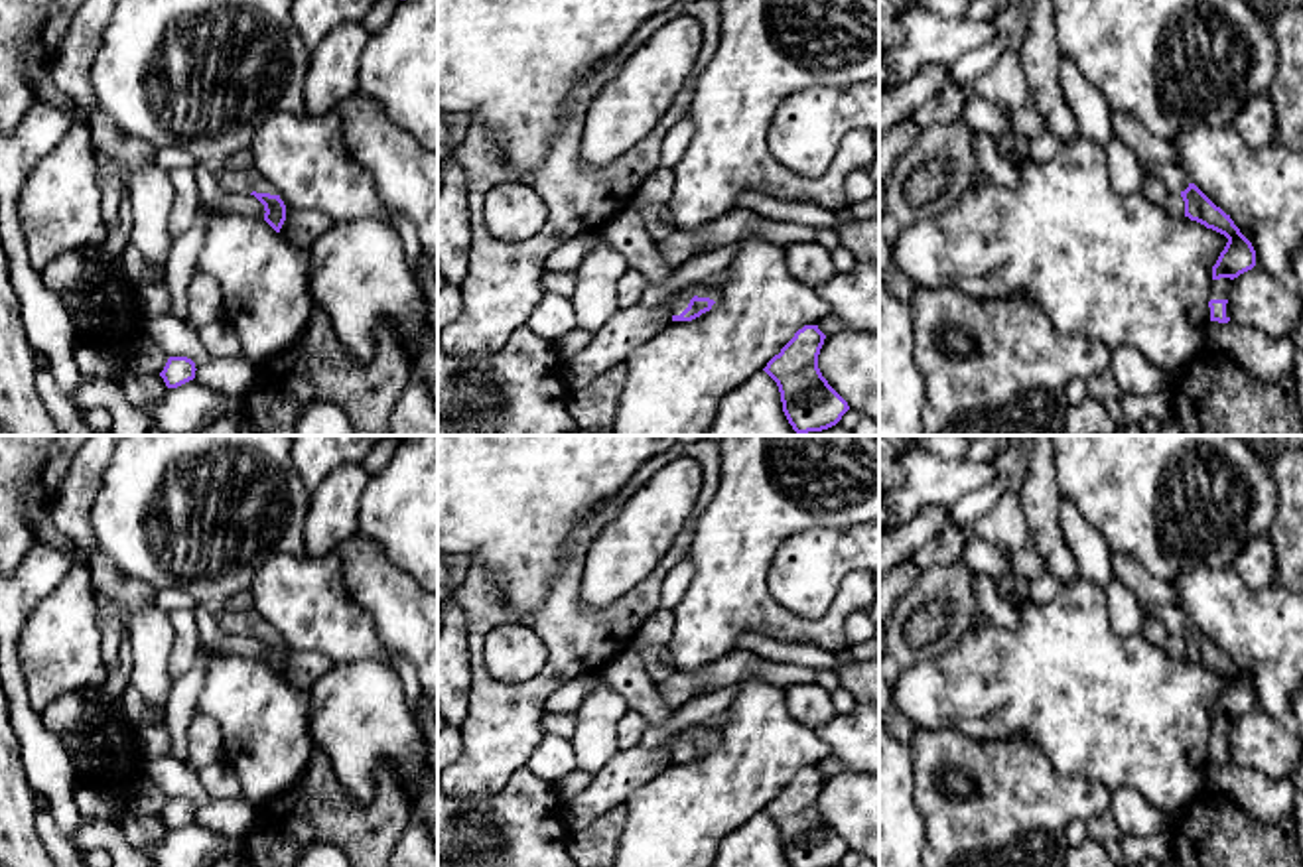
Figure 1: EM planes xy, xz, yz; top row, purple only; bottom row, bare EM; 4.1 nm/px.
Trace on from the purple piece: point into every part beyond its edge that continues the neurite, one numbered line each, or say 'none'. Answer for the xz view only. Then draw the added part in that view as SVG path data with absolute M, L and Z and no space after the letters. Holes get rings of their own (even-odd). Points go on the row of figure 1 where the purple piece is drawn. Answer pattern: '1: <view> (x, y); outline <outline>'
1: xz (681, 298); outline M692 284L692 286L676 292L672 296L668 296L668 298L674 300L672 315L680 315L688 307L688 303L690 303L690 300L694 296L710 298L710 300L716 301L718 300L718 290L712 290L712 288L704 286L704 284Z

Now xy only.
1: xy (231, 180); outline M221 166L215 169L215 177L219 185L227 193L270 193L276 195L272 183L258 175L252 167L248 169L229 169L227 166Z

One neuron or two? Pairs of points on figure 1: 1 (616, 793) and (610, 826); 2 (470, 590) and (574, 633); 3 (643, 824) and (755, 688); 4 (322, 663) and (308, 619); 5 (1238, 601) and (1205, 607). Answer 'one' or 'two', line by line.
1: two
2: one
3: one
4: two
5: one

